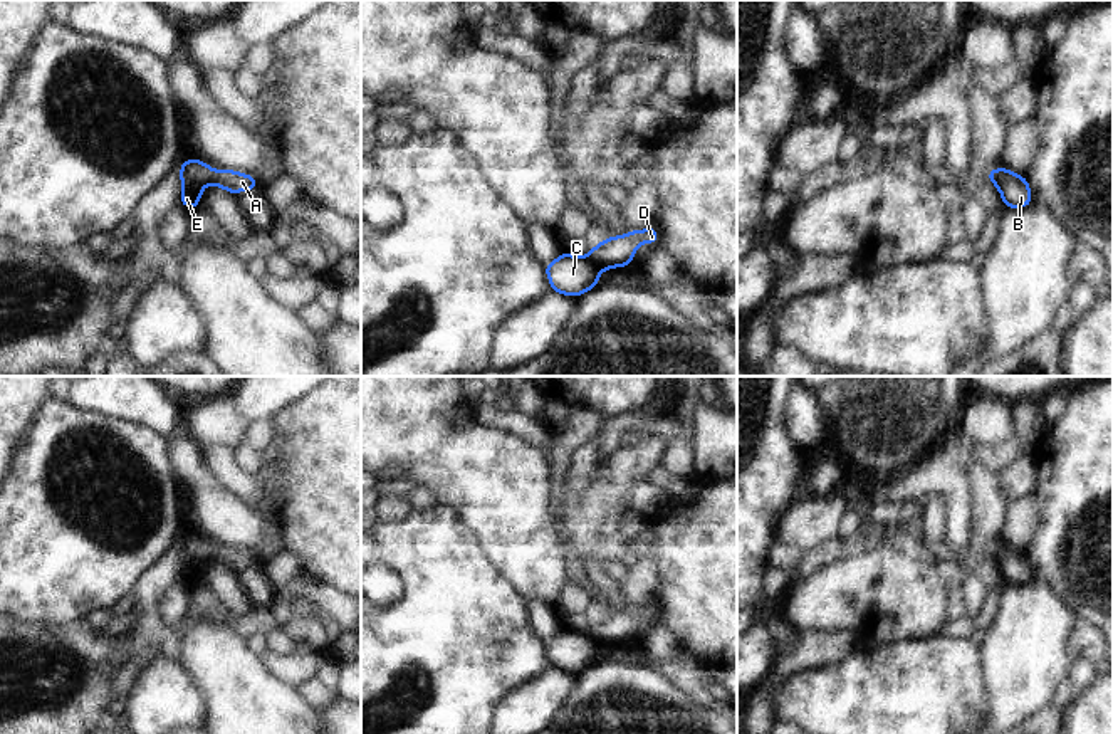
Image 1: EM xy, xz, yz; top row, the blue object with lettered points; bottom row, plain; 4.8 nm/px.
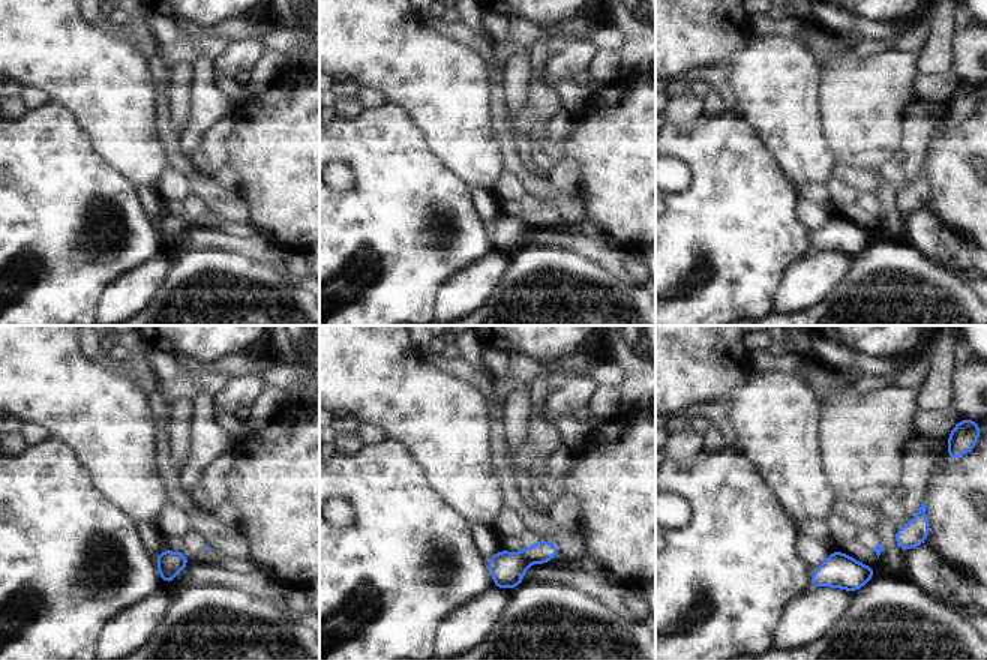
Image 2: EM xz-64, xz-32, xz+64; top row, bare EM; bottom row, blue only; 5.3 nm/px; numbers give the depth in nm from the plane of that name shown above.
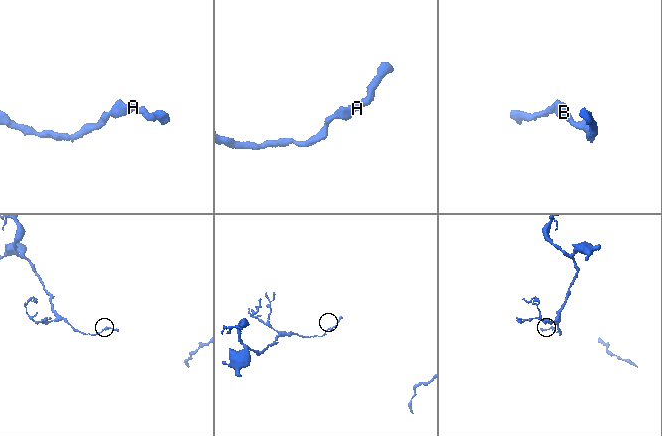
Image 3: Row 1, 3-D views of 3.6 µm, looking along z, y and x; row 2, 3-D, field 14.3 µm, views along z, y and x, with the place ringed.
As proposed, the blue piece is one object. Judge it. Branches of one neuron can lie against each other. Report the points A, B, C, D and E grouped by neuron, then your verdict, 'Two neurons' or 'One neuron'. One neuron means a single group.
Groups: A B C D E. One neuron

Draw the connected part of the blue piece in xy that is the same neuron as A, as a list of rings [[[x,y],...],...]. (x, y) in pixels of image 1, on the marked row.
[[[191,156],[180,165],[180,178],[180,203],[190,210],[200,207],[201,191],[210,183],[230,191],[233,197],[245,190],[260,188],[253,175],[235,170],[213,170],[205,161]]]

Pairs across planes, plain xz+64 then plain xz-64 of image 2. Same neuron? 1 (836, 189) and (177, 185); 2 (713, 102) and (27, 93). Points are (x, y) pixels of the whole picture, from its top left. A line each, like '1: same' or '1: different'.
1: same
2: same

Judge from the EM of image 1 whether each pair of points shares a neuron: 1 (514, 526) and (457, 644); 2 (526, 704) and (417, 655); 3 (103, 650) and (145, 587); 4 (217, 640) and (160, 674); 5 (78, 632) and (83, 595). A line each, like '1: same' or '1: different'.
1: different
2: different
3: different
4: different
5: different

